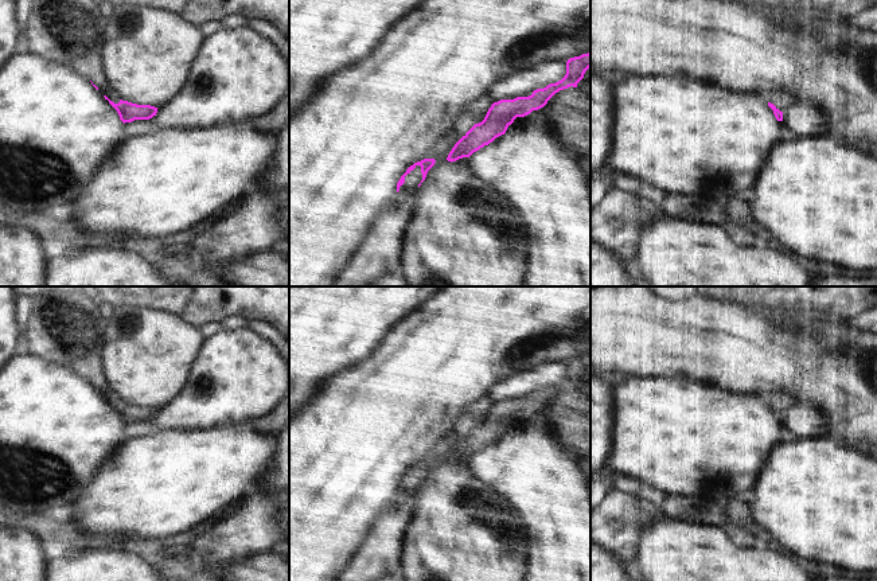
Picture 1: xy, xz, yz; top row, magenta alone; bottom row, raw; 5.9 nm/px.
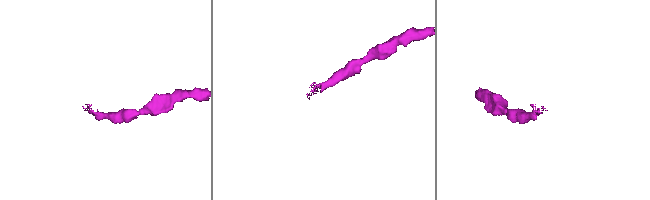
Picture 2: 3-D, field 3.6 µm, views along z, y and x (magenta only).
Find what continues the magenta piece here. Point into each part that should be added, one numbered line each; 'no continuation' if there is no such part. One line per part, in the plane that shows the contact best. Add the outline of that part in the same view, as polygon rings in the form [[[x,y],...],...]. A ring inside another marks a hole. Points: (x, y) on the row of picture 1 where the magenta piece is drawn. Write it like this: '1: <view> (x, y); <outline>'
1: xz (412, 180); [[[416,165],[416,168],[405,176],[405,183],[399,187],[399,191],[393,196],[391,202],[398,203],[402,196],[416,192],[421,180],[421,167]]]

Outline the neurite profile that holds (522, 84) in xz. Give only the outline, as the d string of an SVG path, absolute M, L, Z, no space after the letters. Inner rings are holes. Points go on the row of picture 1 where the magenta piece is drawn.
M546 61L537 67L512 73L498 81L486 94L488 100L498 102L500 100L514 100L517 97L529 97L537 89L543 89L550 83L561 81L566 74L565 61Z

